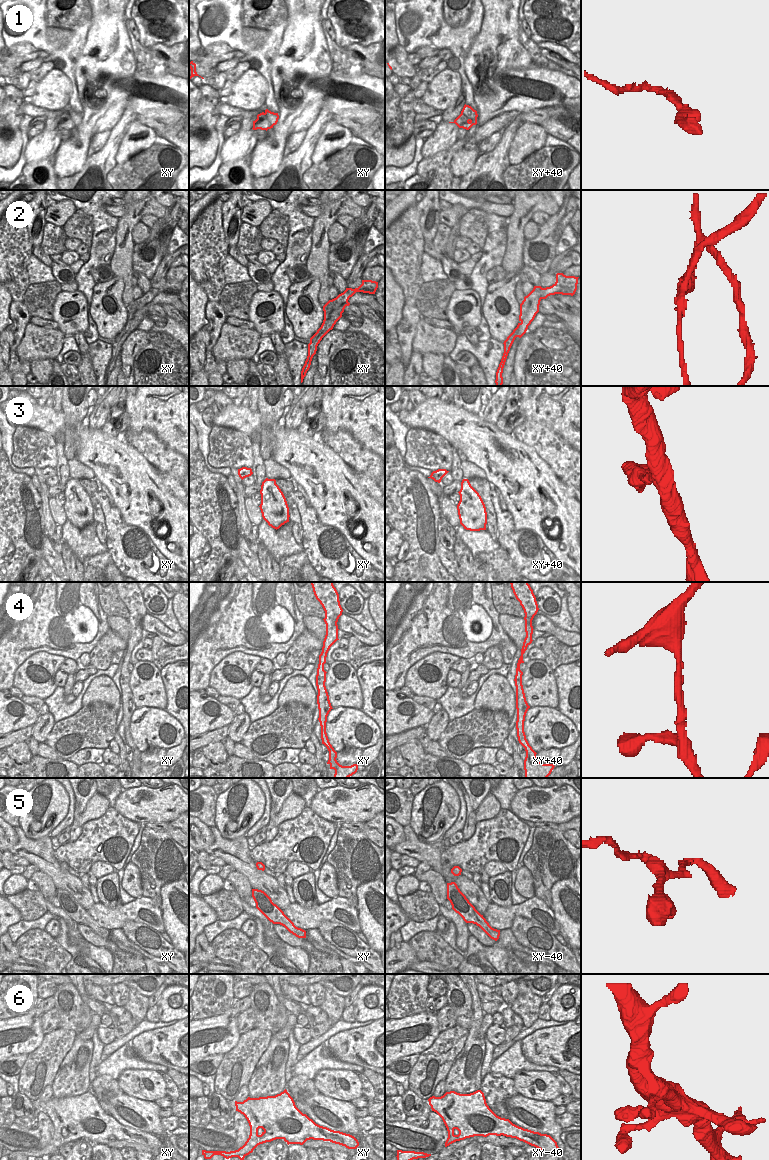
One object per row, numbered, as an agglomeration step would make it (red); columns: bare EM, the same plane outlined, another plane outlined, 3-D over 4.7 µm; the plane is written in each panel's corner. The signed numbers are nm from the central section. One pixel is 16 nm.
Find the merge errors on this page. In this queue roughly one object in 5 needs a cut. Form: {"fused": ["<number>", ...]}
{"fused": ["2"]}

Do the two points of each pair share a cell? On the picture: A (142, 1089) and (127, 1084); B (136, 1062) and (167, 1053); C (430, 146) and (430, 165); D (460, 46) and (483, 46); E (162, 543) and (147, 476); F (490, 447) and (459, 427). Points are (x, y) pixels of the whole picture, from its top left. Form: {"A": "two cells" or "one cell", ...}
{"A": "one cell", "B": "two cells", "C": "two cells", "D": "two cells", "E": "one cell", "F": "one cell"}

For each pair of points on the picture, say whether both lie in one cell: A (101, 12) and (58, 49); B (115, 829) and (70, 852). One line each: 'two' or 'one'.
A: two
B: one

